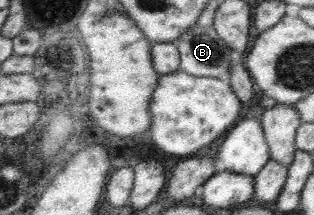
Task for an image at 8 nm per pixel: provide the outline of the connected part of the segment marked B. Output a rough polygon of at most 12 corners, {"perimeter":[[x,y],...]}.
{"perimeter":[[212,27],[172,43],[180,70],[229,79],[236,56]]}

